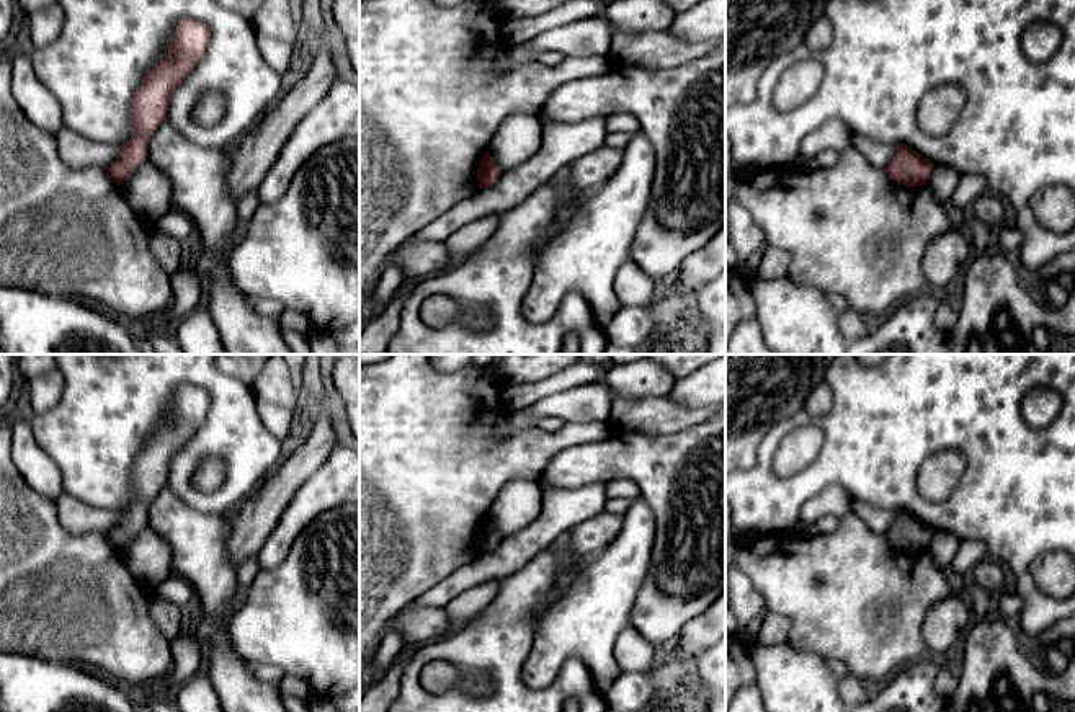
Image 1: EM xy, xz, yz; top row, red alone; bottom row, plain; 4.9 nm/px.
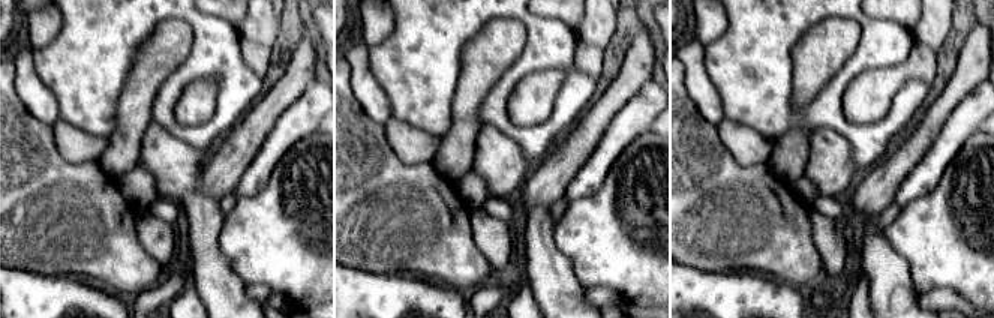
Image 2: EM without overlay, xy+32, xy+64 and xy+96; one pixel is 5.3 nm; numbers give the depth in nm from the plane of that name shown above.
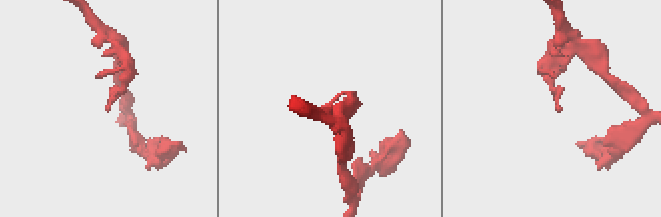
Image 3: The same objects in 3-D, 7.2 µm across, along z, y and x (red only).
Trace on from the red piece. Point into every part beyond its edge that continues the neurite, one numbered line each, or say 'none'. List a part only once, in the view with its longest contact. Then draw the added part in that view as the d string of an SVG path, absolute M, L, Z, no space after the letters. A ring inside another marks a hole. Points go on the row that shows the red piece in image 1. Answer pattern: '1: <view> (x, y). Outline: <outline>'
1: yz (851, 231). Outline: M853 145L833 167L804 173L792 167L753 171L737 181L735 199L763 230L768 247L787 250L799 286L845 297L861 315L882 315L928 291L921 268L928 245L952 230L948 204L928 185L905 186L874 168Z

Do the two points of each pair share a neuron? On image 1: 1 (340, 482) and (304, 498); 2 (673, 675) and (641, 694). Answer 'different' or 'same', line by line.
1: same
2: same

